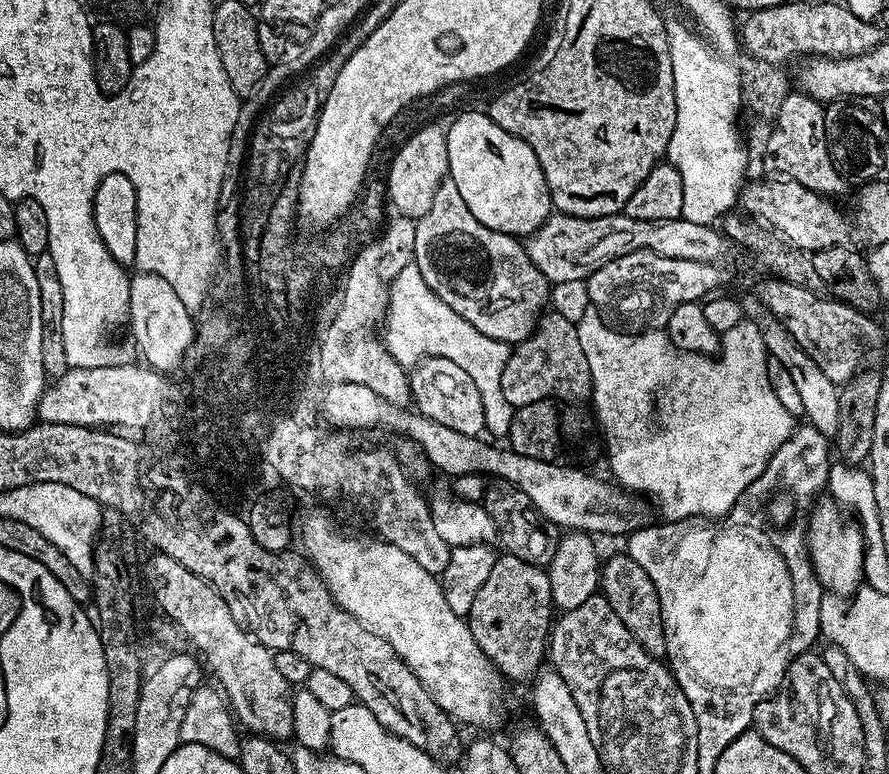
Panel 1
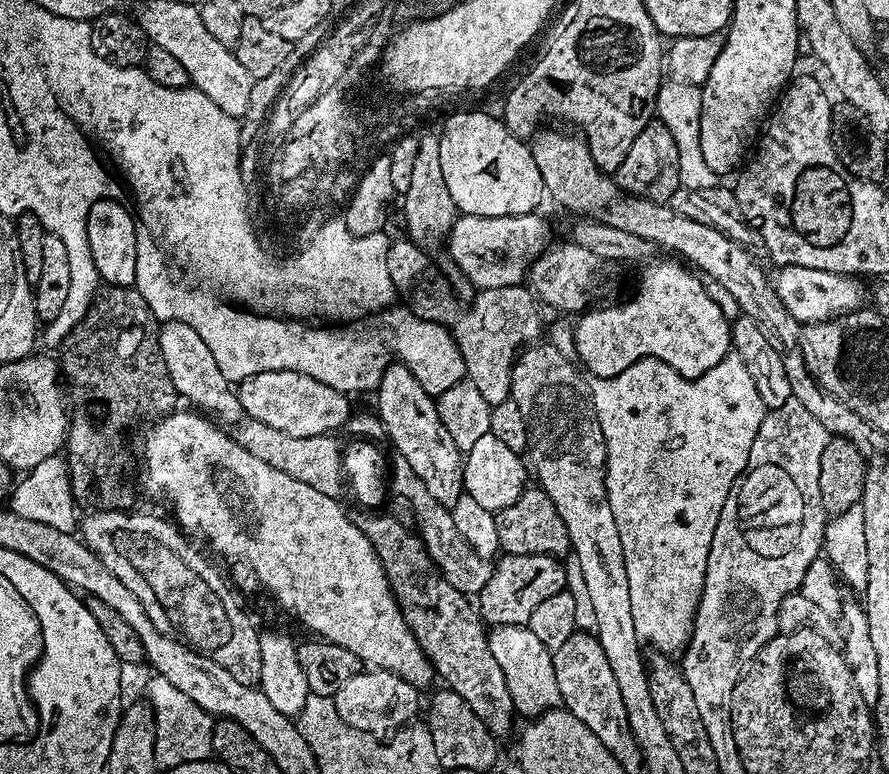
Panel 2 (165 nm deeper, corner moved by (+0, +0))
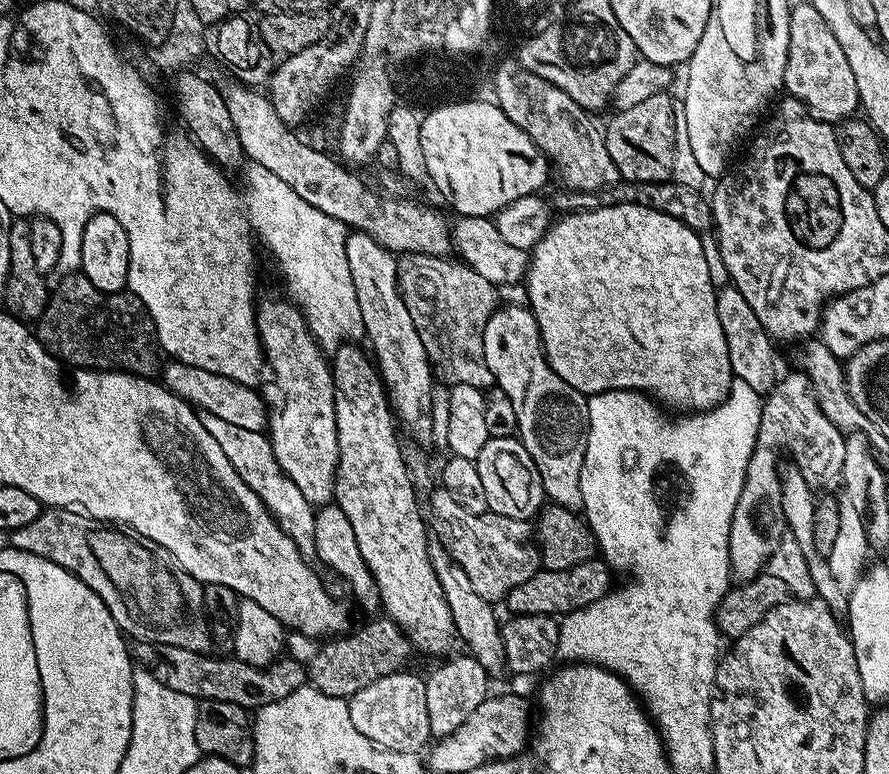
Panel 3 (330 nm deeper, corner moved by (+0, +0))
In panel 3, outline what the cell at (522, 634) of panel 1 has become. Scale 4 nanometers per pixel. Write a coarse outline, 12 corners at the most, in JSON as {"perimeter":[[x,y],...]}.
{"perimeter":[[593,558],[514,586],[509,613],[554,616],[598,602],[614,573]]}

